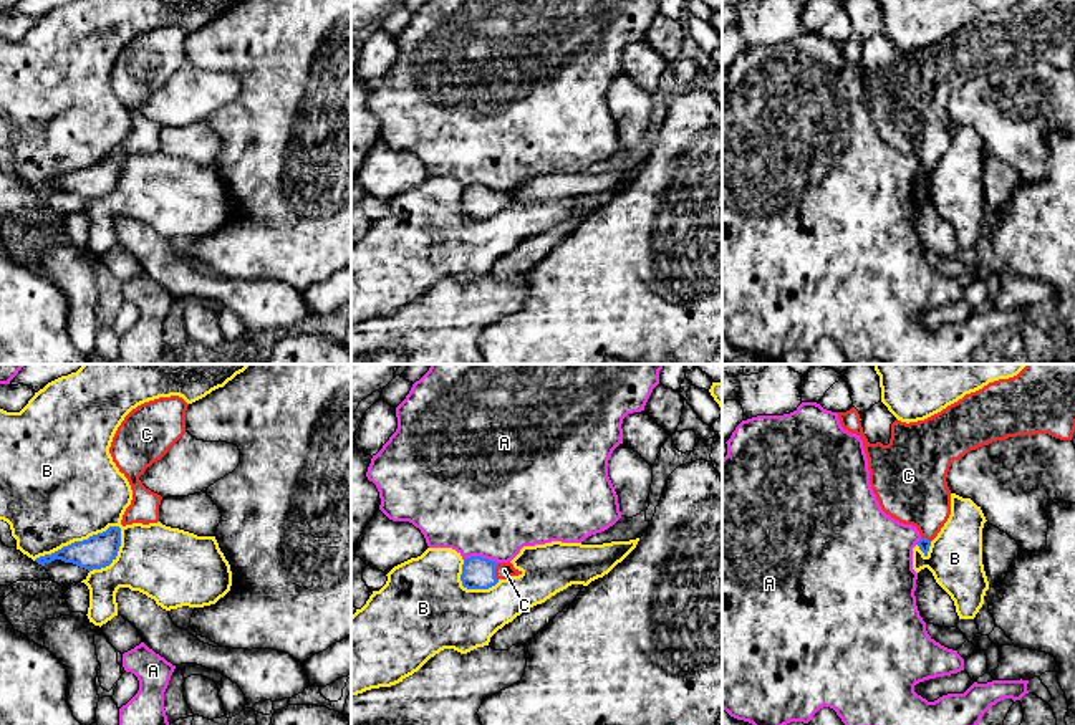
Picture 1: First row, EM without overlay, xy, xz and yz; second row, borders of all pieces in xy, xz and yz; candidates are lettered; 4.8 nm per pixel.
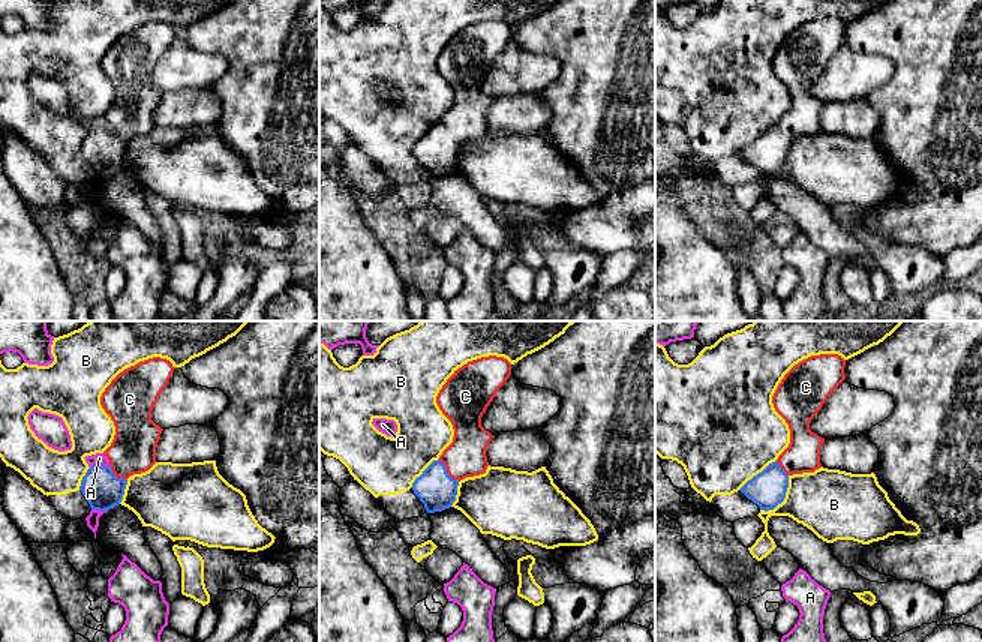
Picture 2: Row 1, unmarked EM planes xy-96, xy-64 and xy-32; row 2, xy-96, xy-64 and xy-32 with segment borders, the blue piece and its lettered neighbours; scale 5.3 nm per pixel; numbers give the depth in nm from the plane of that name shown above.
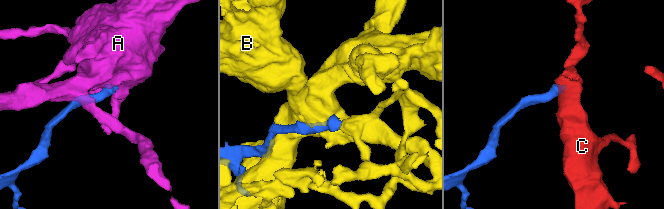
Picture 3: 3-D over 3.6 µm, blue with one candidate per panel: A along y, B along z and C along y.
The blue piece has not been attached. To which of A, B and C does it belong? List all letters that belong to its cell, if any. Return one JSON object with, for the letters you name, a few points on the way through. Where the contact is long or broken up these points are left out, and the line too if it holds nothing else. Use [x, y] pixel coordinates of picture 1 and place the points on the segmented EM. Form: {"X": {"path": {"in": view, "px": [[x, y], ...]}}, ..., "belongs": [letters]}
{"C": {"path": {"in": "xz", "px": [[477, 573], [494, 571], [504, 570]]}}, "belongs": ["C"]}

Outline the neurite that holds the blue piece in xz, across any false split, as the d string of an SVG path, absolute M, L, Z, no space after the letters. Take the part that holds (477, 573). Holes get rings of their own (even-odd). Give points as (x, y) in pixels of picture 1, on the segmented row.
M470 556L464 559L460 581L467 589L489 589L500 579L518 574L522 571L515 569L510 561L497 563L482 556Z

